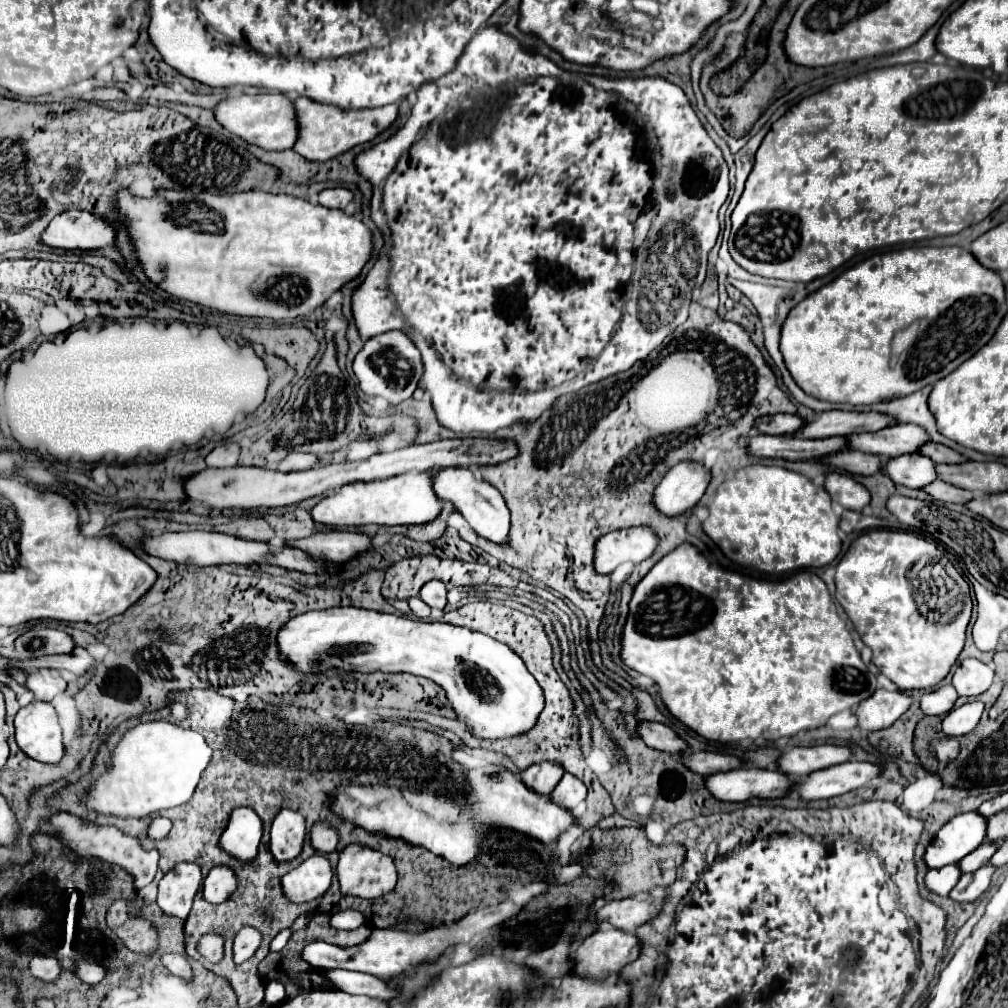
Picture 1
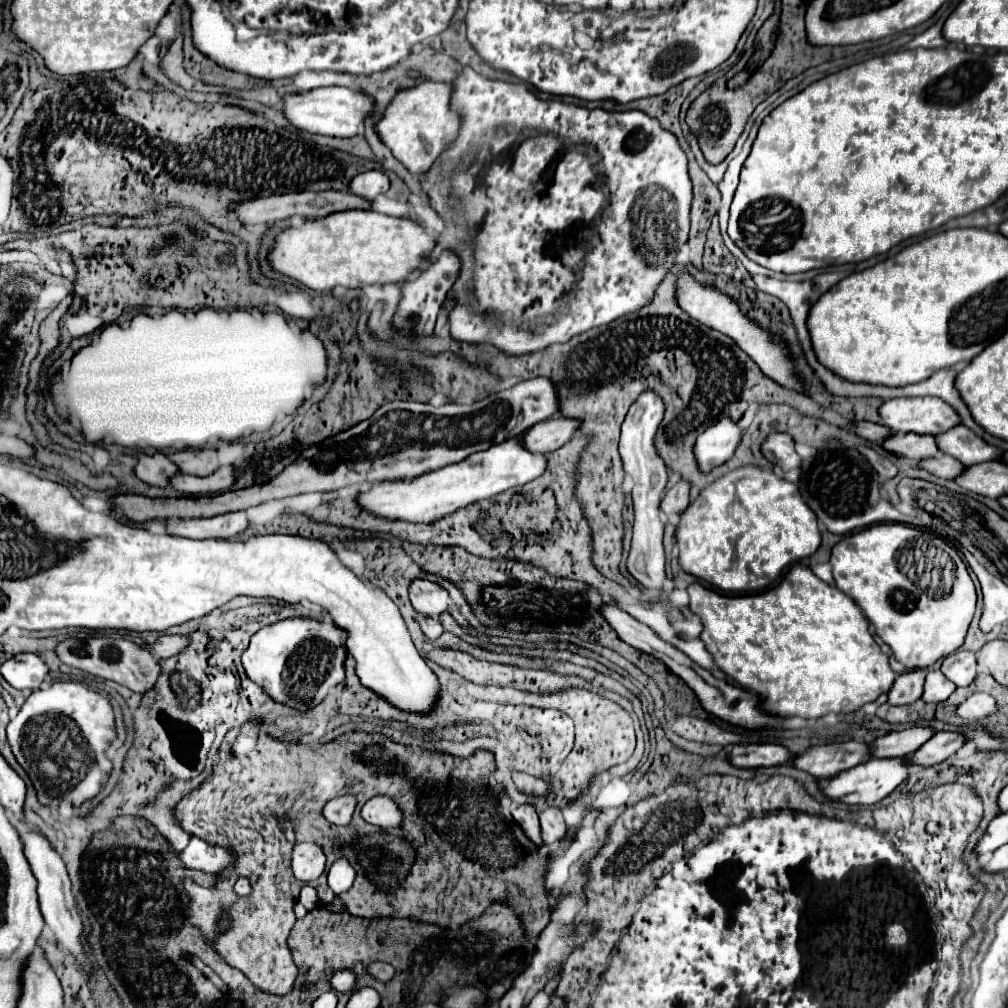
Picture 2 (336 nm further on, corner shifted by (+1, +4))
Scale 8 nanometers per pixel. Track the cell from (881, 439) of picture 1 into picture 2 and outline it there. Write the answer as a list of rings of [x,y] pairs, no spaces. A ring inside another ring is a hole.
[[[957,425],[957,429],[949,429],[949,433],[941,433],[941,437],[937,437],[937,445],[941,445],[943,453],[953,455],[959,461],[965,461],[965,465],[999,461],[1003,457],[1003,451],[999,447],[989,445],[965,425]]]

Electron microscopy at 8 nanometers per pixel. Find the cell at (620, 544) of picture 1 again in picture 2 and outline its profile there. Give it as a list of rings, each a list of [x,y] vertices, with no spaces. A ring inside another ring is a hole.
[[[679,479],[671,489],[665,491],[665,497],[661,501],[661,509],[665,515],[673,515],[673,513],[681,513],[685,511],[685,507],[689,505],[689,489],[691,483],[685,479]]]

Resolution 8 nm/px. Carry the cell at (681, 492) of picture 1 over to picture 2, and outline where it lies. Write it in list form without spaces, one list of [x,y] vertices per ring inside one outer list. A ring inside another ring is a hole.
[[[723,417],[715,425],[705,429],[705,433],[697,437],[697,445],[695,445],[699,467],[707,473],[713,467],[731,459],[737,445],[741,443],[741,435],[743,431],[739,429],[737,421],[733,421],[731,417]]]

